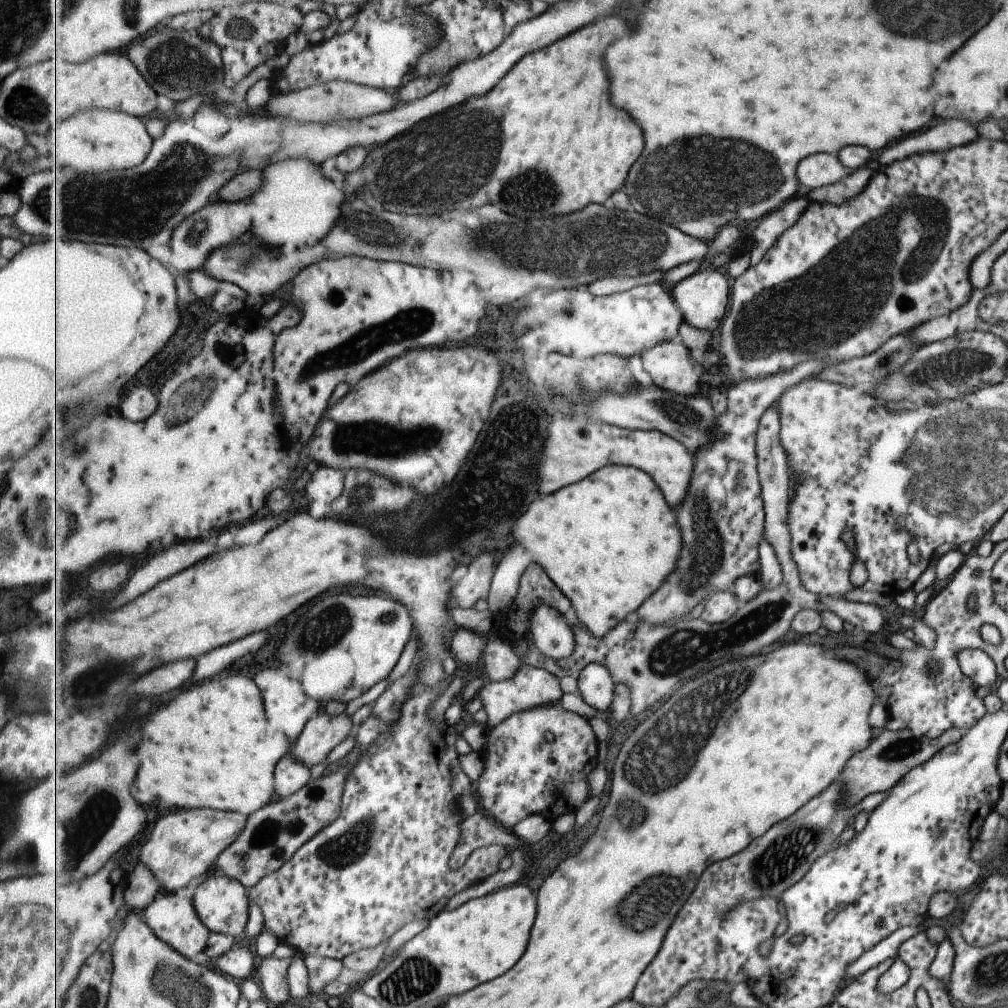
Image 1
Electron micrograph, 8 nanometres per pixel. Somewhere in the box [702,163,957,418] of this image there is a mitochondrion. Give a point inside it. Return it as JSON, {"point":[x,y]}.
{"point":[874,245]}

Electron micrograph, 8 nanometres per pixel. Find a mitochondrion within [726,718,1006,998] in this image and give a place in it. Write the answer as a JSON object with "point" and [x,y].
{"point":[780,860]}

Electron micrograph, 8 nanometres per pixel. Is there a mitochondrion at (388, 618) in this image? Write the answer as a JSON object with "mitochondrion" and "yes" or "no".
{"mitochondrion":"yes"}

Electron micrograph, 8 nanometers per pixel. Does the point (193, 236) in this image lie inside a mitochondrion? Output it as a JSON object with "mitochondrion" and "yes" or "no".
{"mitochondrion":"yes"}

